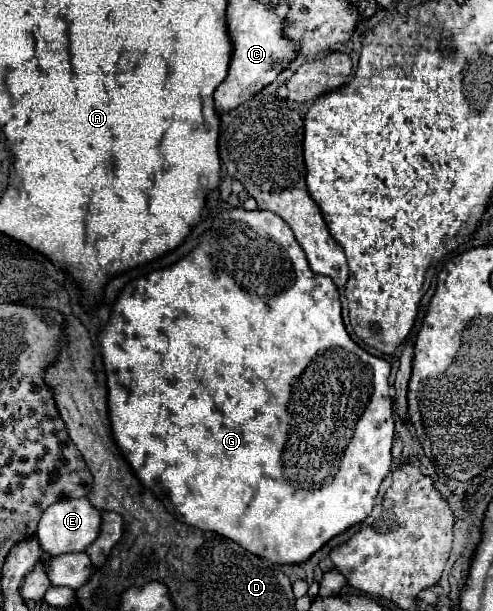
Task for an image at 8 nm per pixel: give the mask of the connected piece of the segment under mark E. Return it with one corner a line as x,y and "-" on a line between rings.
76,499
76,501
58,501
56,505
50,505
38,521
36,537
44,553
60,555
84,551
96,539
98,531
100,531
100,511
96,511
88,499

